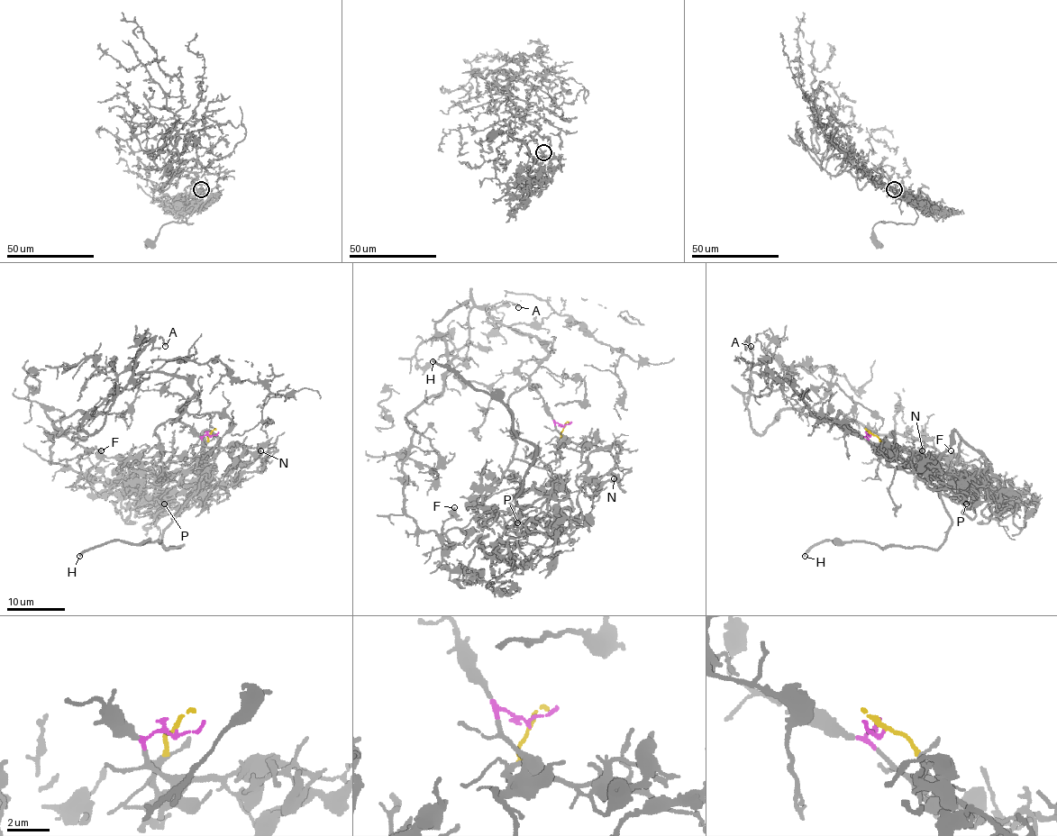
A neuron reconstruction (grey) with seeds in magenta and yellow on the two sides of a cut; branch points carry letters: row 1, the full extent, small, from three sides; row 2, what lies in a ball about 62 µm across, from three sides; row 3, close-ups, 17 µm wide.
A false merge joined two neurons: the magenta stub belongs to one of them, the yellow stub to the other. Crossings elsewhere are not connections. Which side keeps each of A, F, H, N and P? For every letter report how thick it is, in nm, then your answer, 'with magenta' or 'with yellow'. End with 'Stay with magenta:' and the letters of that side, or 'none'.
A: 200 nm | with magenta
F: 200 nm | with yellow
H: 320 nm | with yellow
N: 140 nm | with yellow
P: 170 nm | with yellow
Stay with magenta: A

